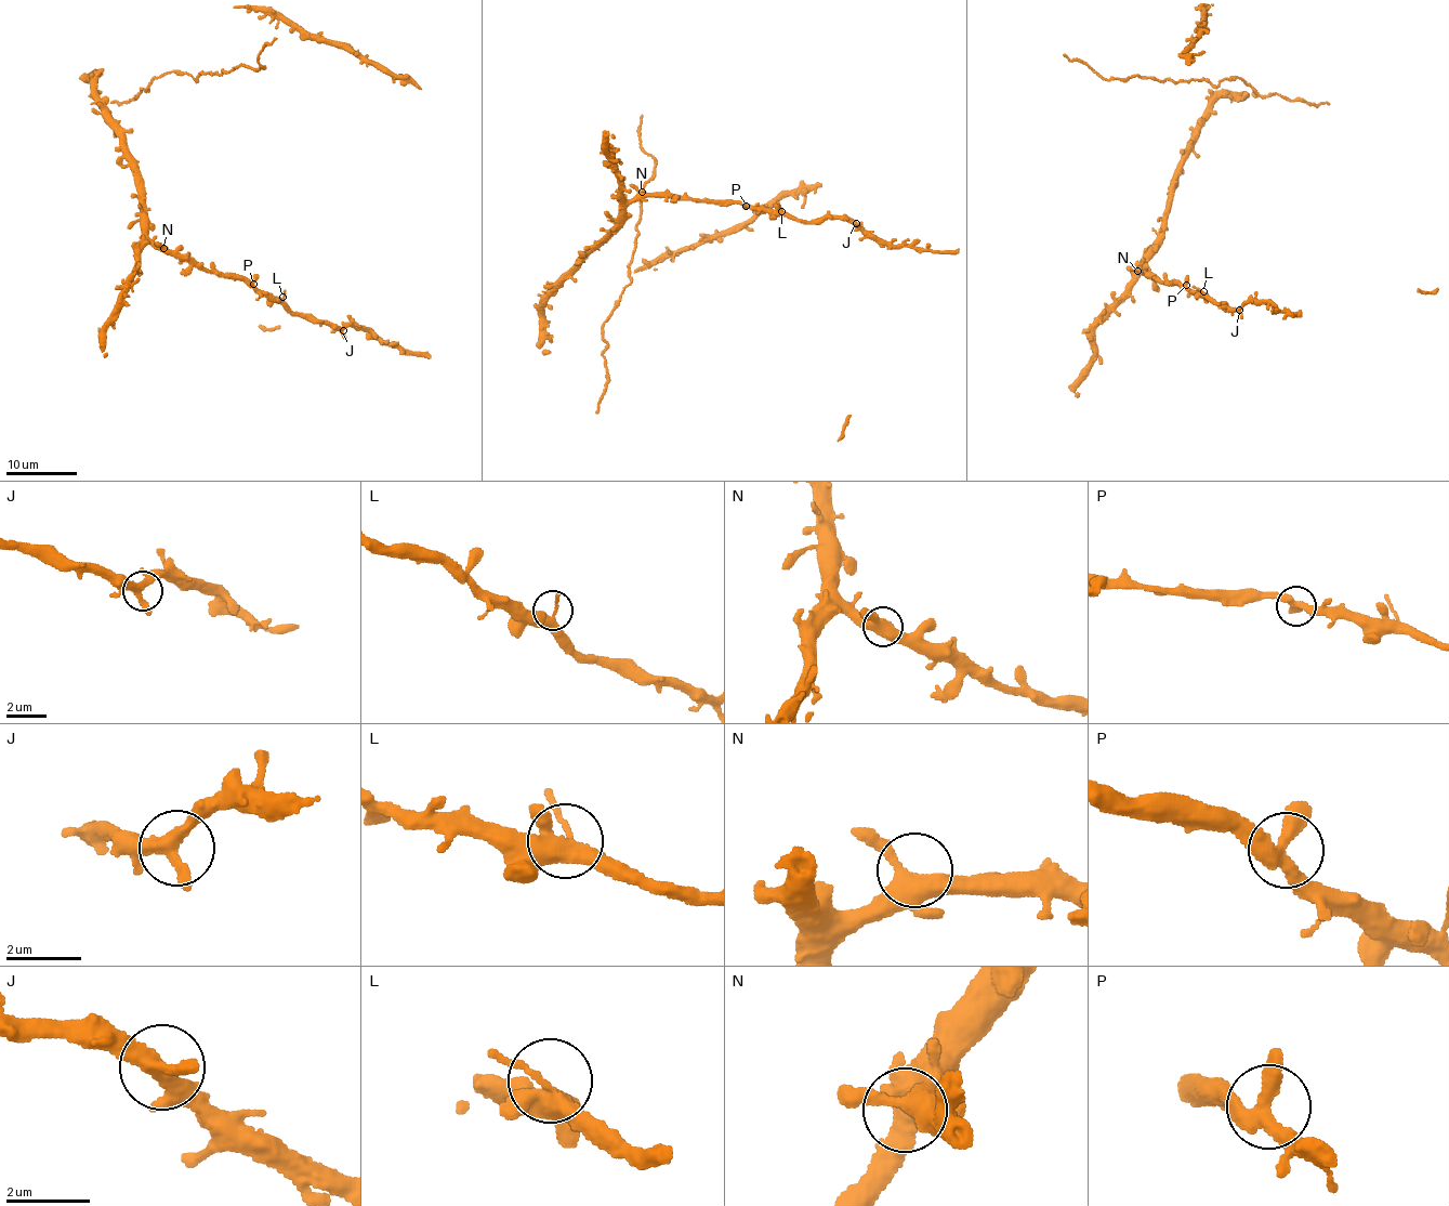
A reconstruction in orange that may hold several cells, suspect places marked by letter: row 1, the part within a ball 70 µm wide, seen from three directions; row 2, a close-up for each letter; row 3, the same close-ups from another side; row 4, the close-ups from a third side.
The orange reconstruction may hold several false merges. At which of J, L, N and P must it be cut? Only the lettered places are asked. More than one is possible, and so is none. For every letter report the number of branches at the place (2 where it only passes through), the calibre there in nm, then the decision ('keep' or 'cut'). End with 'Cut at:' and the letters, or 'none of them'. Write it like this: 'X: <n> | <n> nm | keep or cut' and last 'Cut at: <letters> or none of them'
J: 3 | 320 nm | keep
L: 3 | 280 nm | keep
N: 4 | 440 nm | keep
P: 3 | 340 nm | keep
Cut at: none of them

